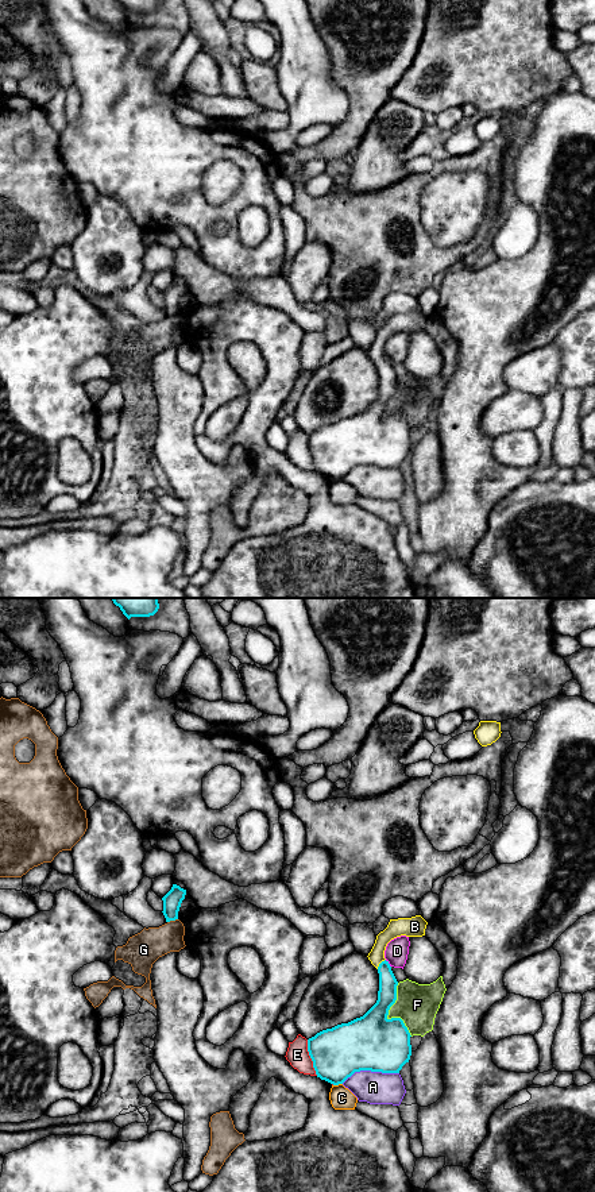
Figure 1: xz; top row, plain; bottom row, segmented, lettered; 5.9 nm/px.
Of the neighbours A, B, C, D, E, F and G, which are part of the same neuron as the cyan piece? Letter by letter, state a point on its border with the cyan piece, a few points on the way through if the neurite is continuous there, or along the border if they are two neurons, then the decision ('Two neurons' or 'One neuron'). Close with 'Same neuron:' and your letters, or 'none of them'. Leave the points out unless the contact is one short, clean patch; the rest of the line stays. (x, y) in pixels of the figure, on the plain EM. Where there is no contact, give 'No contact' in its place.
A: Touches cyan at xz (370, 465). Two neurons
B: Touches cyan at xz (379, 359). Path across: xz (387, 378), (385, 365), (379, 359), (379, 340), (395, 323). One neuron
C: Touches cyan at xz (337, 479). Two neurons
D: Touches cyan at xz (389, 359). Two neurons
E: Touches cyan at xz (310, 452). Two neurons
F: Touches cyan at xz (387, 409). Two neurons
G: Touches cyan at xz (172, 315). Two neurons
Same neuron: B

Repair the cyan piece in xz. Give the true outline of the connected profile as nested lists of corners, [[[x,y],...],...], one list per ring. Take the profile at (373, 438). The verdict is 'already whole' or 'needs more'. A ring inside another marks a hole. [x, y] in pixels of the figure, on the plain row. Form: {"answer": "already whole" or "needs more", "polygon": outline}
{"answer": "needs more", "polygon": [[[421,310],[390,315],[387,323],[376,331],[367,352],[379,369],[378,396],[363,412],[308,435],[317,472],[339,481],[355,467],[399,468],[409,458],[412,431],[401,413],[387,413],[397,396],[398,377],[385,354],[385,346],[397,332],[425,331],[426,320]]]}

